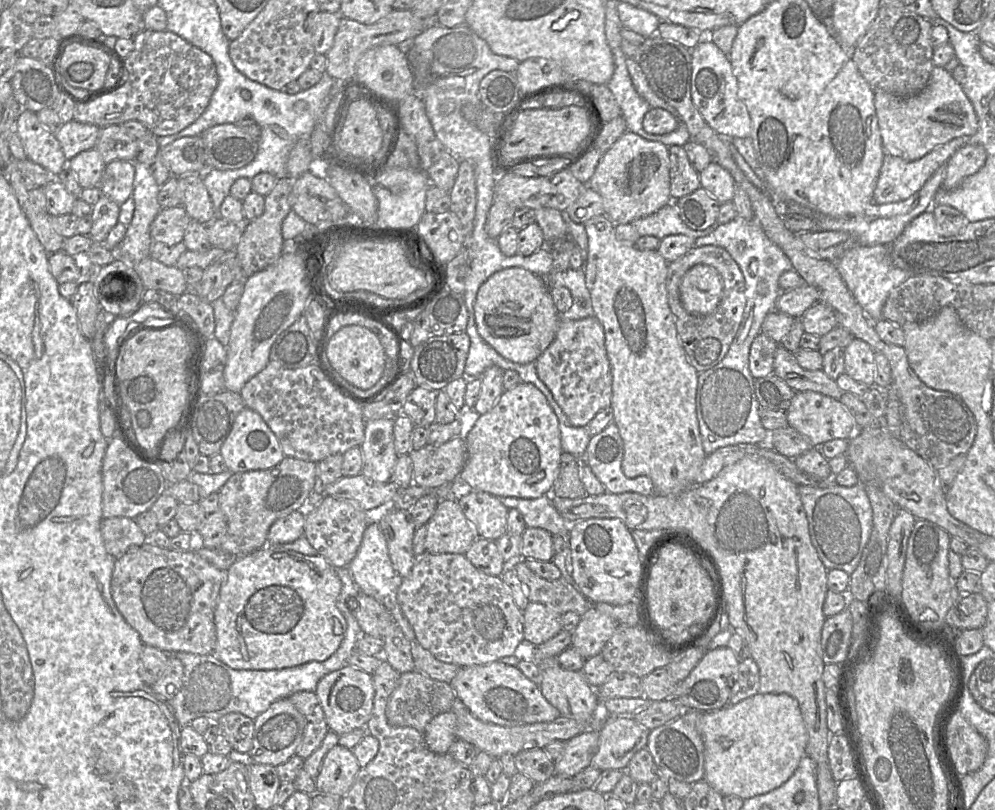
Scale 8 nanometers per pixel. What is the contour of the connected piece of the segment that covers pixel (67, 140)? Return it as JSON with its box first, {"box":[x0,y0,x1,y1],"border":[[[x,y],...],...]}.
{"box":[55,120,100,160],"border":[[[71,120],[63,123],[55,136],[65,157],[70,160],[82,151],[95,148],[100,130],[96,125]]]}

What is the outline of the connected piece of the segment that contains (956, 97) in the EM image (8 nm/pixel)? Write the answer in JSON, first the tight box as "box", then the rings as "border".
{"box":[874,66,979,160],"border":[[[934,66],[927,86],[913,96],[898,97],[884,91],[874,93],[874,106],[884,153],[904,160],[918,160],[934,148],[955,138],[971,137],[979,128],[972,103],[961,85],[943,67]]]}

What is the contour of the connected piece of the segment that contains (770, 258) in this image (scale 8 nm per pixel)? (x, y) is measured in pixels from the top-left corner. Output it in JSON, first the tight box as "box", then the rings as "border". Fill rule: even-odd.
{"box":[695,216,794,455],"border":[[[736,216],[730,222],[718,225],[718,227],[708,236],[695,240],[695,247],[705,245],[719,246],[729,252],[731,257],[740,267],[744,276],[746,296],[746,307],[744,309],[744,315],[739,330],[725,357],[716,366],[704,372],[700,372],[698,375],[696,413],[703,449],[706,455],[709,455],[725,446],[738,444],[767,444],[769,441],[770,432],[768,432],[761,423],[759,414],[761,406],[755,394],[754,378],[749,369],[750,348],[754,339],[761,333],[761,326],[765,316],[769,312],[775,310],[776,301],[782,292],[778,282],[779,277],[784,272],[794,268],[785,253],[766,236],[759,221],[755,217],[751,220],[746,220]],[[739,242],[745,243],[743,252],[740,252],[737,248]]]}

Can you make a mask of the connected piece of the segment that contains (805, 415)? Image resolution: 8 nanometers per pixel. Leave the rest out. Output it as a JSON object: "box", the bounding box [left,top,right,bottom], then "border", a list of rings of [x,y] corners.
{"box":[786,391,858,448],"border":[[[814,391],[796,392],[786,413],[788,425],[806,437],[813,448],[833,439],[849,440],[858,429],[852,414],[839,400]]]}

